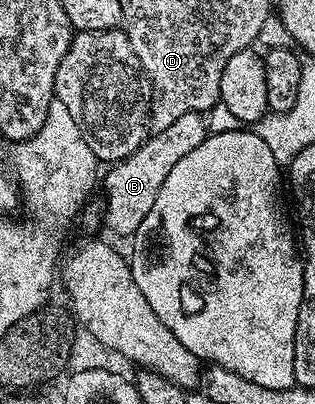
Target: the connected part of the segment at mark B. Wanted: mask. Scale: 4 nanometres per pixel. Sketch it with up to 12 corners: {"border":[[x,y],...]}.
{"border":[[198,111],[162,125],[102,181],[105,224],[134,237],[169,170],[209,135]]}

